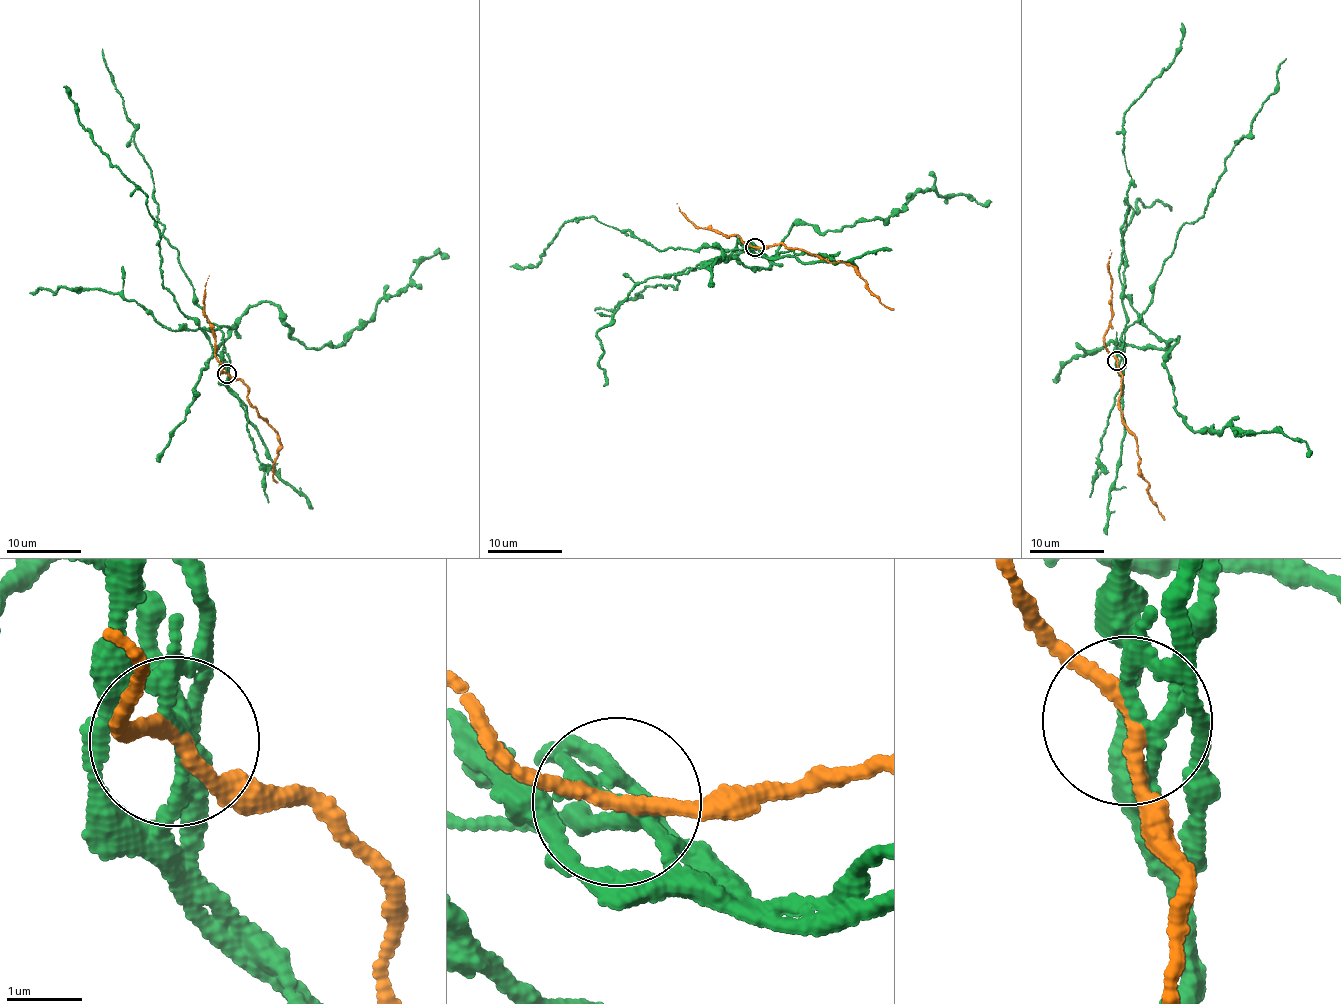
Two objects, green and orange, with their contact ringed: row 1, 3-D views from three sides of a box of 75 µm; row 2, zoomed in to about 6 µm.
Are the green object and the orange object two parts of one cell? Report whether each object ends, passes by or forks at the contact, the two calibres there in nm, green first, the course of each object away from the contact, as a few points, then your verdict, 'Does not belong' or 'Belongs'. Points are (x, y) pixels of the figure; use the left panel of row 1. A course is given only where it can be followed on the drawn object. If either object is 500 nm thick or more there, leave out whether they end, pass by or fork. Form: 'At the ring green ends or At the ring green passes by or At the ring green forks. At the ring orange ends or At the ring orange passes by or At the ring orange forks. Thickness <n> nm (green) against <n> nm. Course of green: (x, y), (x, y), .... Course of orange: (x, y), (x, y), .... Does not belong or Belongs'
At the ring green forks. At the ring orange passes by. Thickness 150 nm (green) against 180 nm. Course of green: (227, 373), (217, 327), (248, 308), (275, 305), (309, 349), (334, 345), (421, 261), (449, 257). Course of orange: (227, 373), (246, 386), (249, 404), (266, 420), (279, 441), (280, 451), (272, 472), (276, 482). Does not belong

